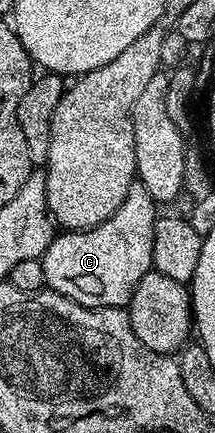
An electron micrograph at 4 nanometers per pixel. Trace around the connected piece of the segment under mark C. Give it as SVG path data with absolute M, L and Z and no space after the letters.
M134 182L127 198L111 218L82 232L62 231L54 235L40 261L45 288L85 308L125 308L139 282L153 267L153 235L159 215L158 201L145 187Z

